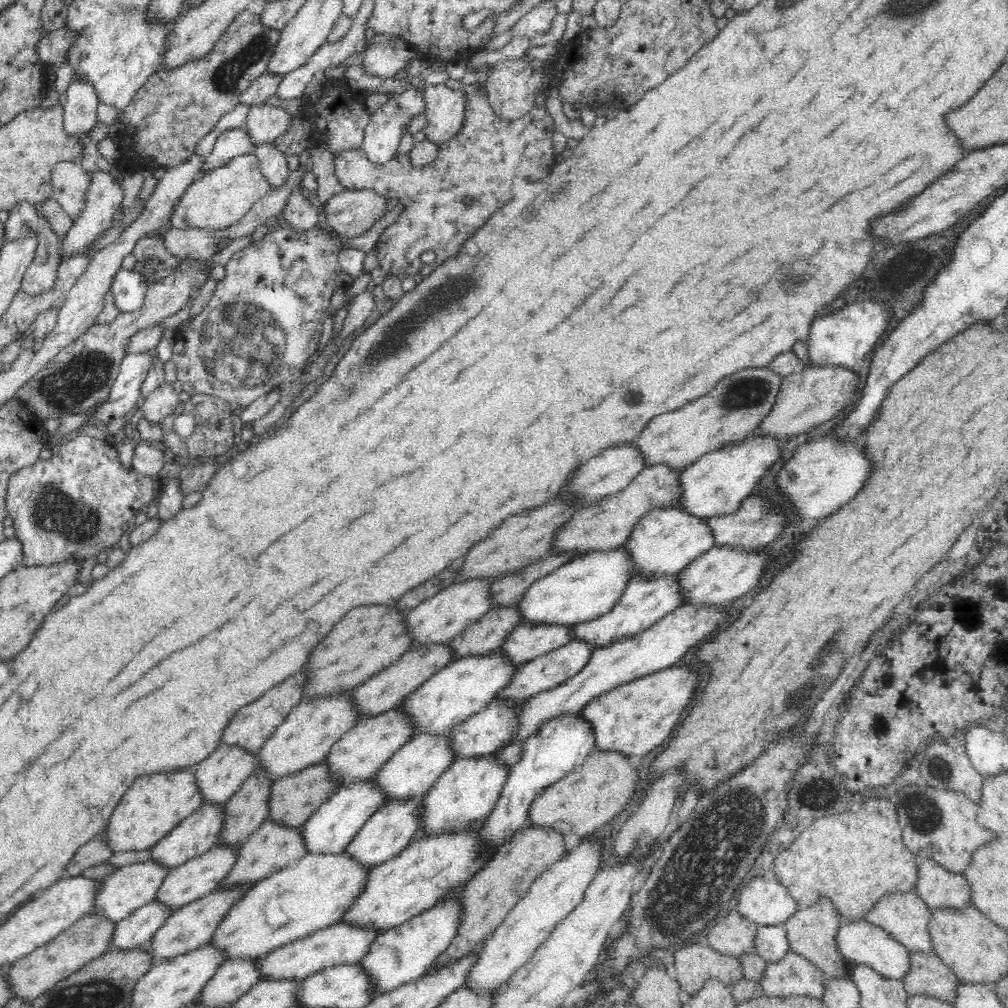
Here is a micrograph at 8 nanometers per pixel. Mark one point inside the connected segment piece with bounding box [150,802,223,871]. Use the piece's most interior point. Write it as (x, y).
(196, 834)

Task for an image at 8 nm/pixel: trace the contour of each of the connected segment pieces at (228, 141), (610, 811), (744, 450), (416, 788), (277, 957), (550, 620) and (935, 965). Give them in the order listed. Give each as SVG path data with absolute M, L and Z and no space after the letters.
M244 126L223 131L220 136L216 136L214 149L211 154L204 157L204 164L198 169L195 180L208 170L224 166L236 156L251 153L253 153L252 143Z
M594 749L580 766L538 790L529 804L526 826L554 829L562 835L576 834L587 838L624 810L639 781L638 770L631 766L628 756Z
M744 438L734 446L722 448L716 452L710 452L701 456L696 462L689 467L683 469L677 476L677 489L680 496L677 498L676 508L680 508L682 513L688 514L690 517L702 519L704 521L713 517L724 517L734 514L736 510L741 508L743 501L754 492L758 480L780 460L780 448L787 440L754 439Z
M413 735L392 756L382 764L382 768L371 778L371 782L381 796L383 804L396 803L396 800L422 800L425 792L435 783L435 780L444 774L454 761L449 749L447 735L428 736Z
M338 922L310 936L293 940L268 954L257 957L255 960L256 971L260 975L260 981L292 981L307 978L313 973L320 972L322 968L330 968L332 965L357 965L361 957L366 954L368 945L376 936L378 936L377 932L368 932L358 927L352 928Z
M624 548L574 558L548 576L533 582L515 602L520 624L568 627L608 612L623 594L631 576L632 563Z
M909 951L909 970L902 982L909 996L934 996L953 1002L959 979L934 952Z

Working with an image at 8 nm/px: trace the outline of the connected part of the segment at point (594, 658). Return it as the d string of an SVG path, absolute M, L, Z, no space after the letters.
M682 607L664 616L660 623L648 628L636 637L620 640L606 648L593 649L586 664L565 681L552 688L531 695L515 710L515 724L512 736L493 753L496 763L510 770L520 764L524 756L524 744L527 739L536 736L548 720L560 719L560 716L577 715L592 699L608 692L629 680L652 674L656 671L672 667L680 661L695 644L704 642L716 632L716 628L727 622L730 614L721 607L702 608Z

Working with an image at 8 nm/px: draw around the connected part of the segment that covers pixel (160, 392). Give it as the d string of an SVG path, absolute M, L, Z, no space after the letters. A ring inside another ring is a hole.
M160 386L148 396L142 397L139 403L142 408L141 419L157 426L174 411L179 401L178 394L169 386Z

